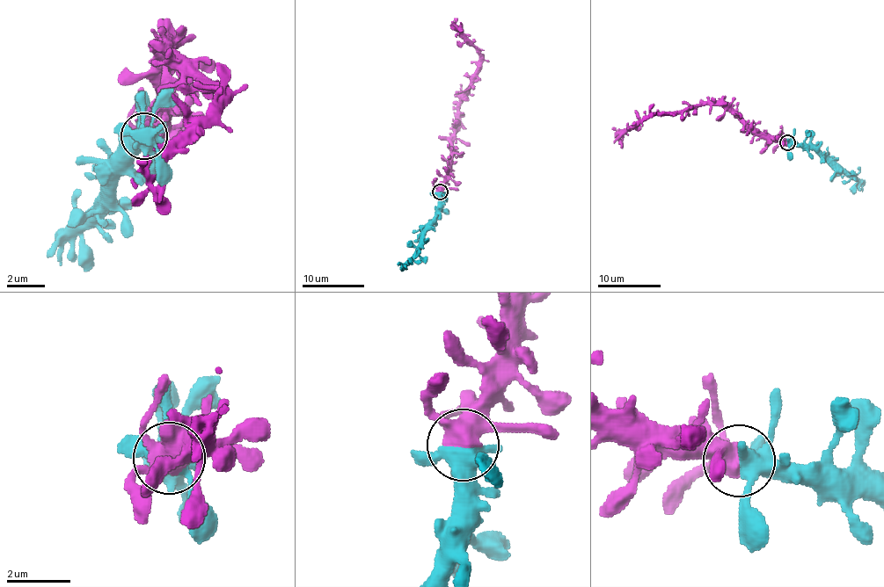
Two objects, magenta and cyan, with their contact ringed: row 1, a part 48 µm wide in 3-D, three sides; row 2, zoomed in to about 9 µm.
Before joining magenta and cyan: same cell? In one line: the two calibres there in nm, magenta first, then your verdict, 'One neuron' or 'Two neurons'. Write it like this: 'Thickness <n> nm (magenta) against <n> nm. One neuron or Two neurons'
Thickness 440 nm (magenta) against 440 nm. One neuron

